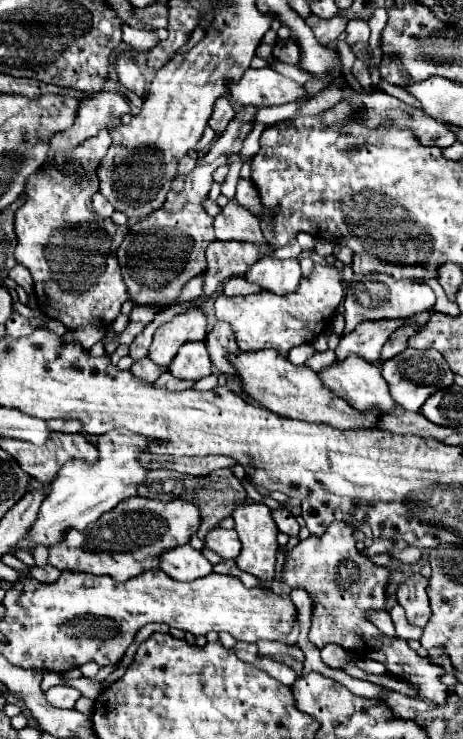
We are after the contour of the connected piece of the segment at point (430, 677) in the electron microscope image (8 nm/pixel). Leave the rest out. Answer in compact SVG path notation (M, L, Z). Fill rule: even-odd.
M331 524L325 534L309 536L301 540L291 552L285 556L283 564L283 580L291 588L305 588L311 598L317 600L313 610L313 624L309 630L309 640L323 648L325 644L337 644L347 650L355 650L355 654L363 652L363 658L371 658L375 662L385 664L389 674L415 684L419 696L441 706L447 700L447 686L441 682L443 668L439 664L433 666L427 658L421 658L413 652L405 640L389 638L381 634L371 622L365 620L365 612L369 608L383 610L387 606L385 586L389 582L389 572L383 566L373 564L369 558L357 550L355 526L351 524Z

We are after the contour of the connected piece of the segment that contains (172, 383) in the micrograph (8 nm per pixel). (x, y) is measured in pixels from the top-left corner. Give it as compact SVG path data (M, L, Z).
M163 372L159 376L159 380L155 382L157 388L165 388L165 390L171 390L171 392L181 392L181 390L187 390L187 388L193 388L195 380L177 380L171 372Z

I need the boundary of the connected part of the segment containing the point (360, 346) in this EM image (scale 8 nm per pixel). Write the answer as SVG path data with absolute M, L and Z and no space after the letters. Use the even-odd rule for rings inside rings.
M415 318L405 320L365 320L365 324L359 324L349 336L343 336L339 340L339 346L335 348L337 360L345 360L347 354L355 352L363 356L367 362L377 362L379 352L385 344L385 340L399 328L407 324L417 324Z

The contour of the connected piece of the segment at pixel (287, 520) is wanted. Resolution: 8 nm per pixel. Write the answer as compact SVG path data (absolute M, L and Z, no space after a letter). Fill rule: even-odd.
M273 510L273 520L275 520L279 532L285 532L295 538L299 536L299 522L287 510Z

